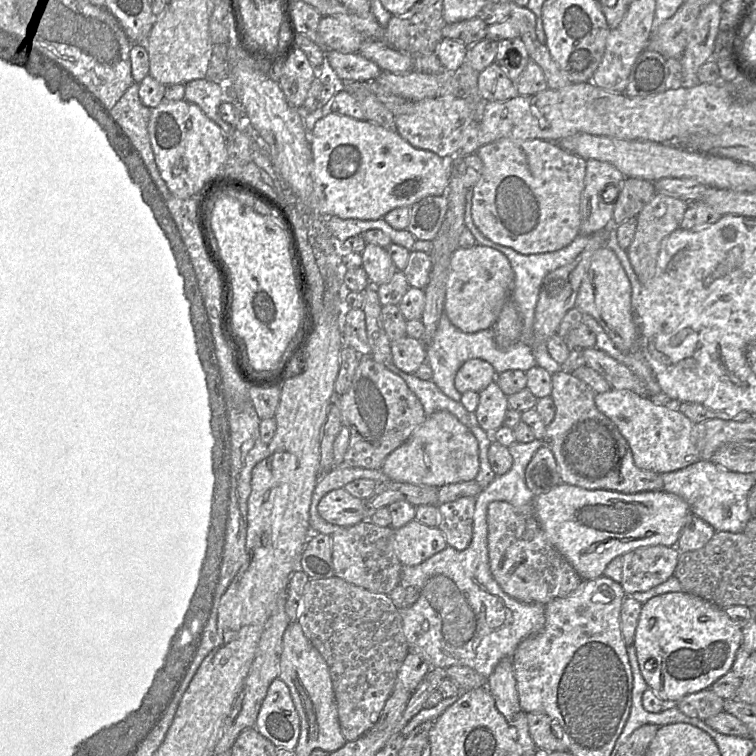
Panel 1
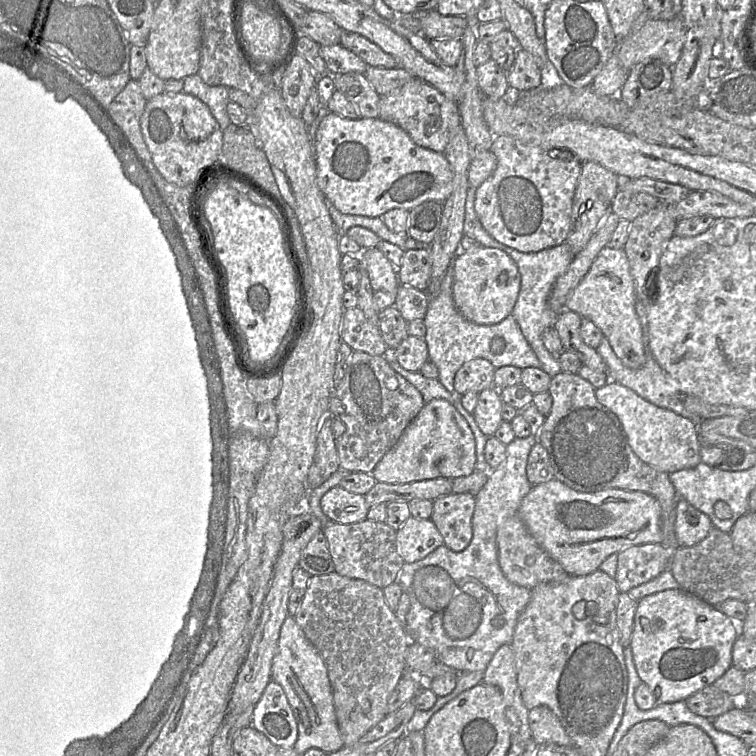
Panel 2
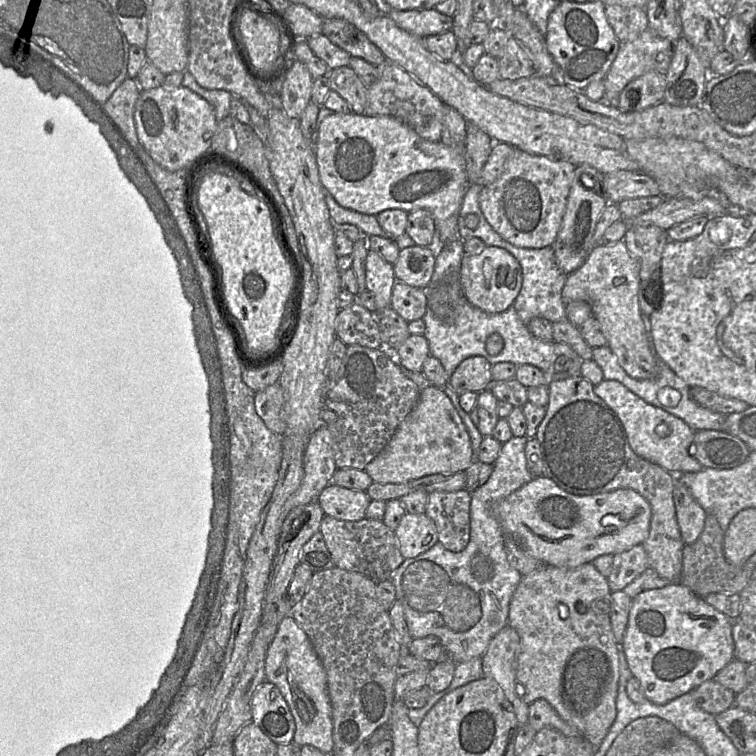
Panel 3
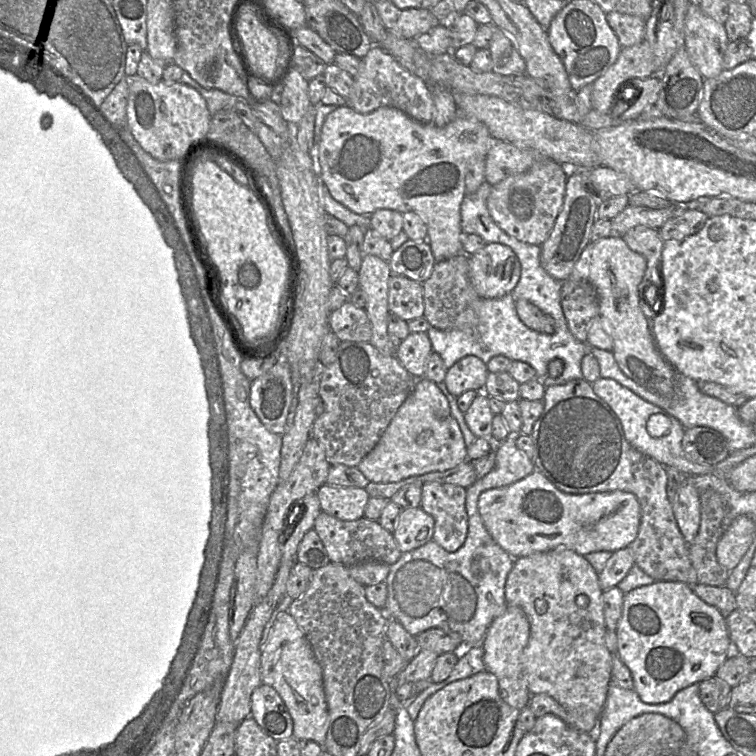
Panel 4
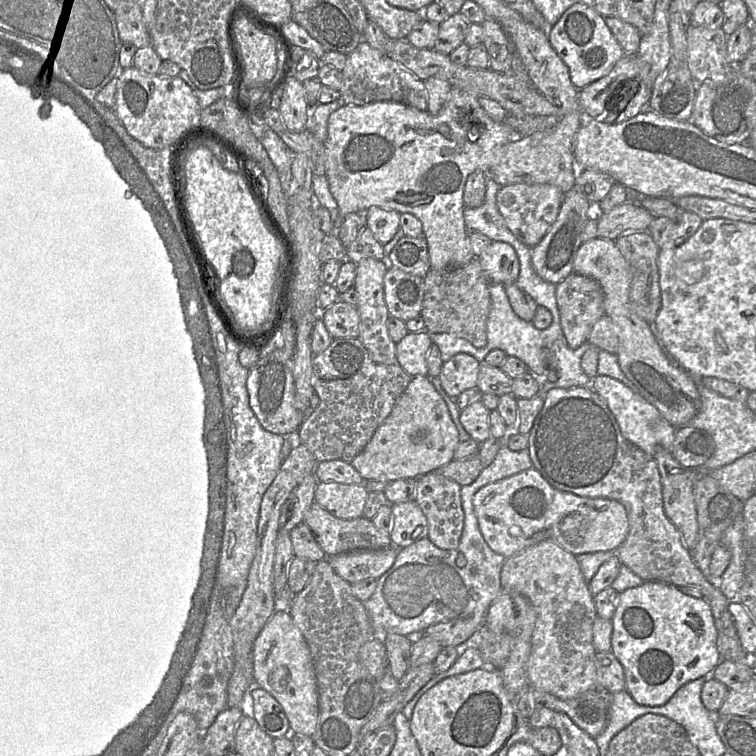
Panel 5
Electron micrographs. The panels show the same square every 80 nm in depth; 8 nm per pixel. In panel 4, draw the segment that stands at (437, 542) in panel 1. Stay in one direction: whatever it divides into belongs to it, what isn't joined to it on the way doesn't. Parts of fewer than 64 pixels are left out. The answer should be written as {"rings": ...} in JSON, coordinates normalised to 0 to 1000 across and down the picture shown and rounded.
{"rings":[[[557,671],[530,673],[519,705],[530,731],[541,730],[571,714],[574,688]]]}

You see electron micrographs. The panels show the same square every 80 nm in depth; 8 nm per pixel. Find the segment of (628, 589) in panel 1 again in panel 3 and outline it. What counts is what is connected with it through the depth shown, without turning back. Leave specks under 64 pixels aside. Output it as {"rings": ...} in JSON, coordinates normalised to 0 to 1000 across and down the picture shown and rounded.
{"rings":[[[848,720],[813,733],[808,757],[802,763],[807,780],[824,780],[857,751],[860,751],[857,735]]]}

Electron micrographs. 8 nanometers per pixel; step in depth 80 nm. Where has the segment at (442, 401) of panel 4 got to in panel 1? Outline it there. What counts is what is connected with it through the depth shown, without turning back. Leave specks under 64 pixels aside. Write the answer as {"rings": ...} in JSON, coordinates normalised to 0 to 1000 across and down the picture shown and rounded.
{"rings":[[[579,544],[566,549],[533,587],[511,604],[504,622],[516,636],[578,646],[627,635],[634,624],[632,582],[599,548]]]}

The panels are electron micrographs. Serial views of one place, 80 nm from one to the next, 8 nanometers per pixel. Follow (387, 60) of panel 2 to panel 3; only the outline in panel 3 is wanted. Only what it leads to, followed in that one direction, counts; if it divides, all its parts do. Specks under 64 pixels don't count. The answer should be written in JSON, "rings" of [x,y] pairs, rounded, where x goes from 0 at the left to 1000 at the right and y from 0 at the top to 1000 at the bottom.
{"rings":[[[427,24],[426,45],[440,58],[492,86],[511,82],[507,70],[467,32],[451,24]]]}

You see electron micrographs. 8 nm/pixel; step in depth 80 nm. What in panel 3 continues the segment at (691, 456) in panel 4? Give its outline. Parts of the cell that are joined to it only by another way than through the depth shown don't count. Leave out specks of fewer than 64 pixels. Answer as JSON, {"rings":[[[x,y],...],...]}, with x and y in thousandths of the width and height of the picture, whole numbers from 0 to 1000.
{"rings":[[[919,570],[918,606],[930,618],[967,620],[984,612],[992,598],[981,582],[959,570]]]}

